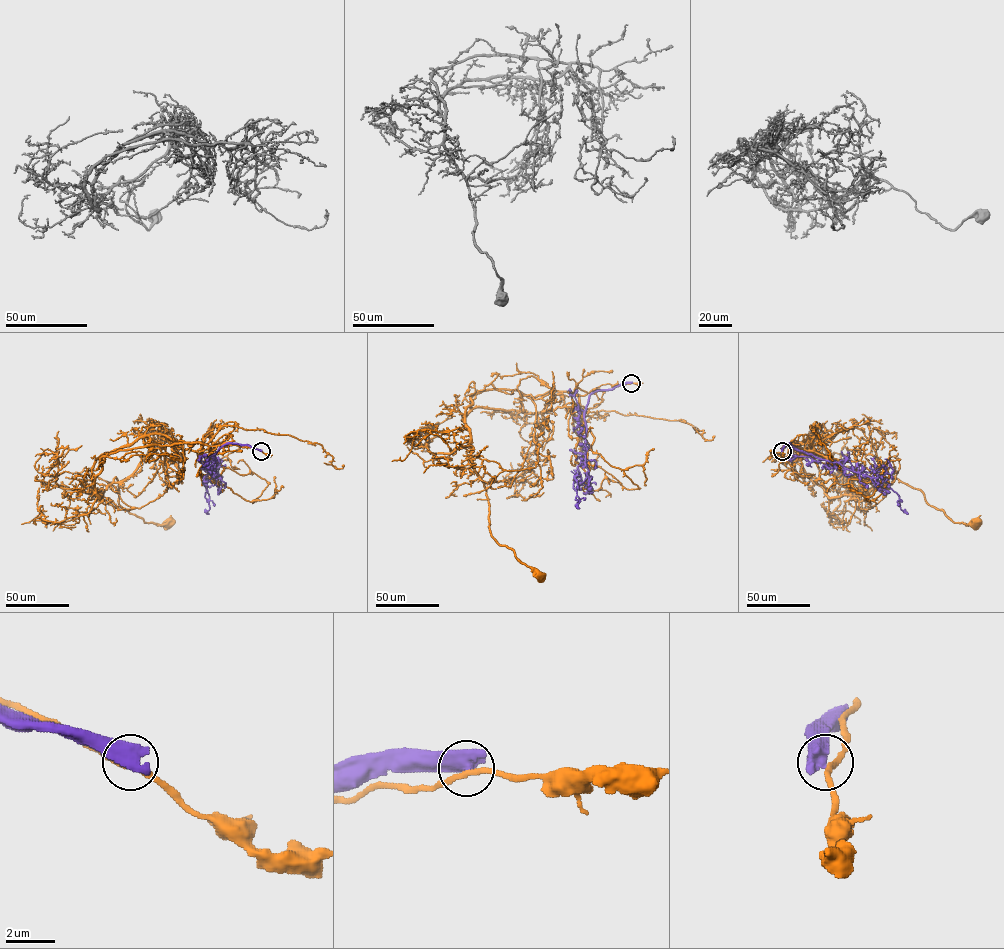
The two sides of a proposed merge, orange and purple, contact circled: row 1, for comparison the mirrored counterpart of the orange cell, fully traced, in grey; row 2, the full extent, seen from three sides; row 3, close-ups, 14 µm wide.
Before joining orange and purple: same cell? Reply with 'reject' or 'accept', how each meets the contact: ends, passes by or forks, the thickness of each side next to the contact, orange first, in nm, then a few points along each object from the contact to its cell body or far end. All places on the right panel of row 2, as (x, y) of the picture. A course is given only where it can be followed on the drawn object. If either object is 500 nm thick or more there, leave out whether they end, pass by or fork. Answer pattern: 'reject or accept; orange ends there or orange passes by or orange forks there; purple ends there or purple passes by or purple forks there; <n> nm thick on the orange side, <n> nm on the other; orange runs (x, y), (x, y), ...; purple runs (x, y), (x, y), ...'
reject; 200 nm thick on the orange side, 750 nm on the other; orange runs (782, 451), (795, 441), (822, 444), (857, 428), (874, 448), (882, 482), (898, 479), (954, 522), (975, 522); purple runs (782, 451), (789, 443), (858, 473), (875, 471), (898, 495), (900, 508), (908, 514)

